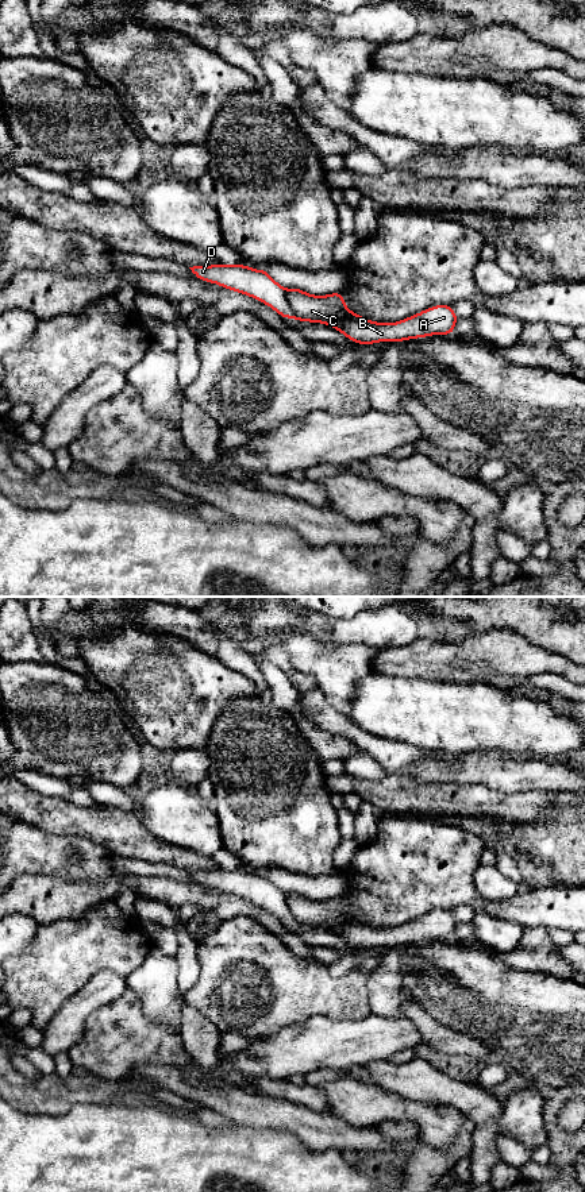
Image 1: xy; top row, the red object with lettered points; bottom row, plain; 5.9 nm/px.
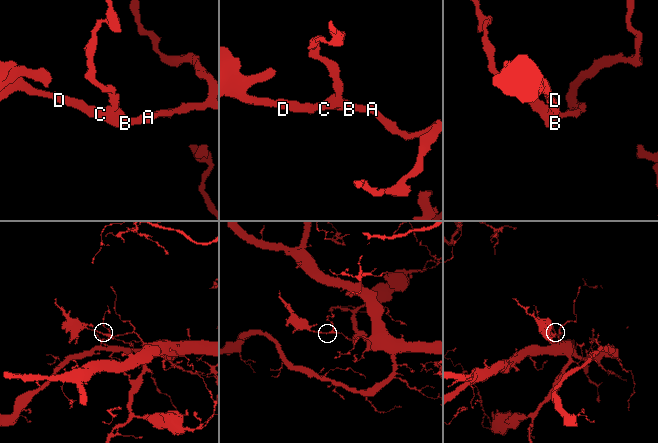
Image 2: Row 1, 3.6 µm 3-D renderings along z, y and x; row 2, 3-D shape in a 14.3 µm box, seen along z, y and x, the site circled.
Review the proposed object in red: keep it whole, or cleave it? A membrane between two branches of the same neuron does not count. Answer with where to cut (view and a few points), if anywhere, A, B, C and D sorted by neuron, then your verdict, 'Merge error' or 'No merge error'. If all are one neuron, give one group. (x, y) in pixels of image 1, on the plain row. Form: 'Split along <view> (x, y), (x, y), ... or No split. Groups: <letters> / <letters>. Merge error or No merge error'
Split along xy (285, 895), (285, 903), (293, 921). Groups: A B C / D. Merge error

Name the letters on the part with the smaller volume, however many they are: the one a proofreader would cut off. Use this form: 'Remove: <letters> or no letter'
Remove: D

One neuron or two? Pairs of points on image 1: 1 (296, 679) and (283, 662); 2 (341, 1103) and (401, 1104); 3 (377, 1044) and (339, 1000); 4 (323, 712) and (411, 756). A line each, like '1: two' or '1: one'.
1: one
2: one
3: two
4: one

